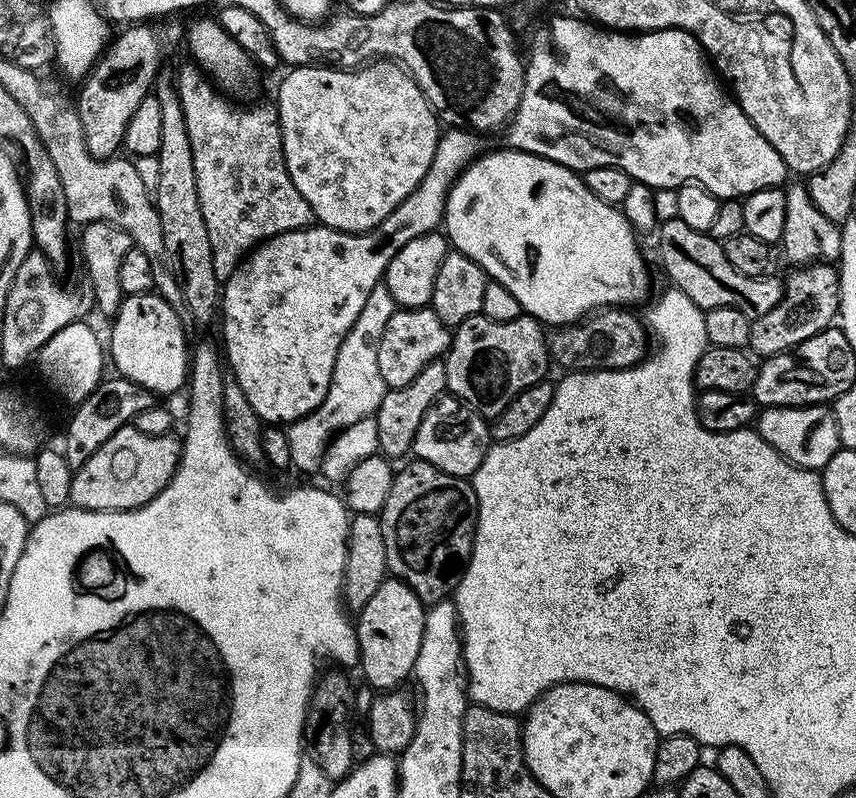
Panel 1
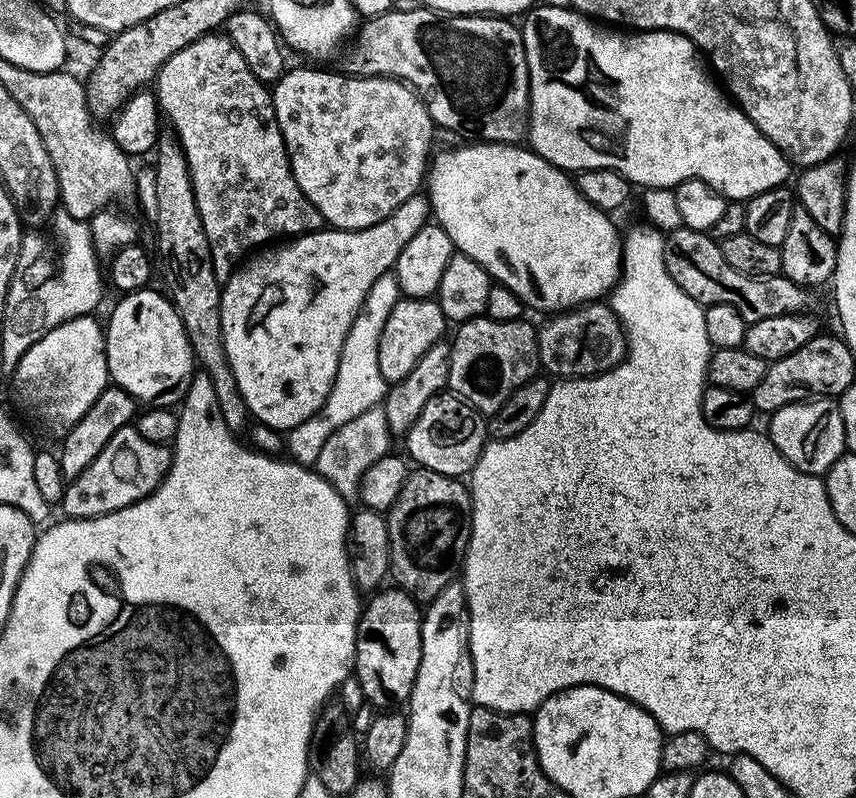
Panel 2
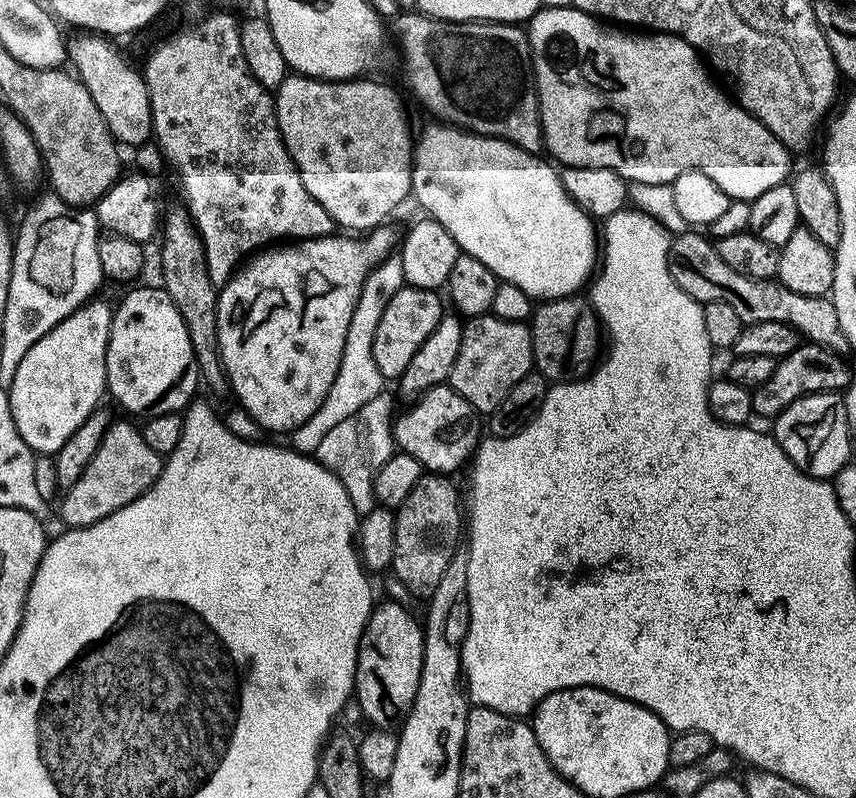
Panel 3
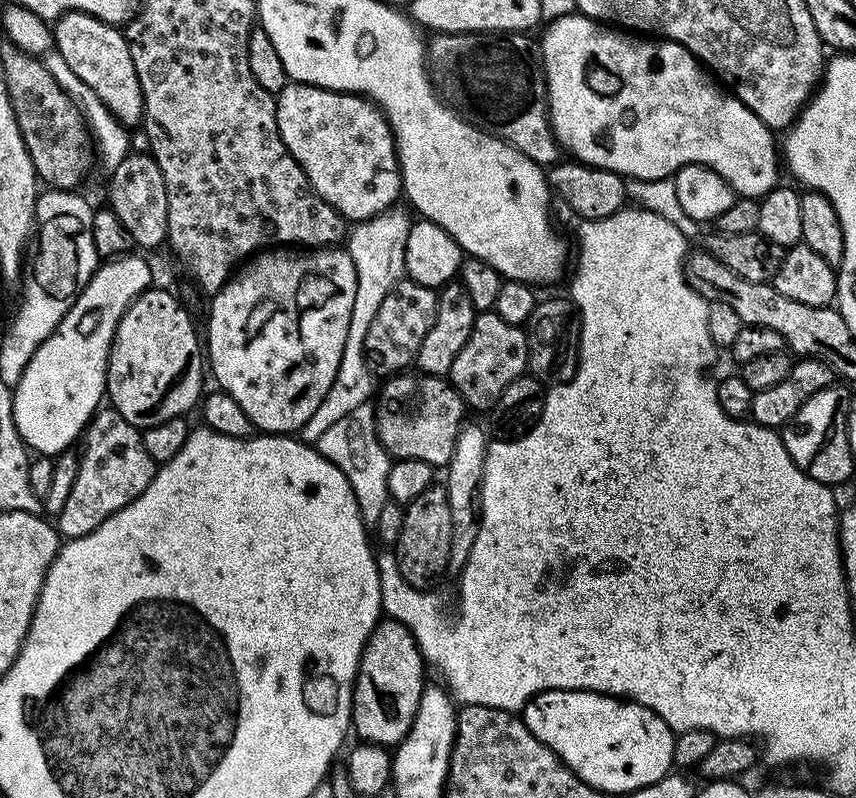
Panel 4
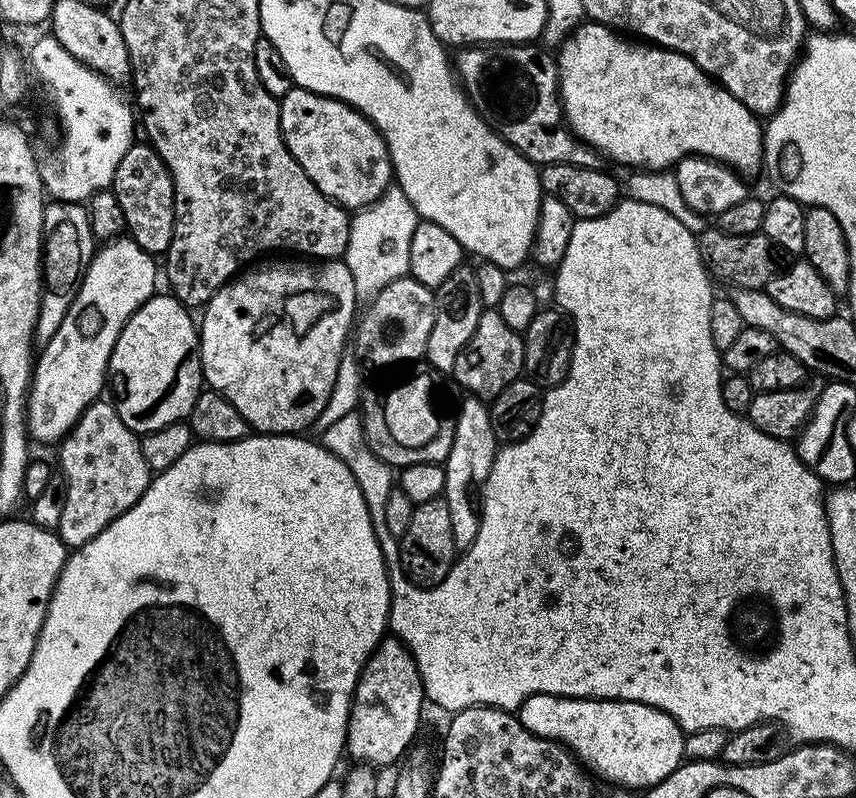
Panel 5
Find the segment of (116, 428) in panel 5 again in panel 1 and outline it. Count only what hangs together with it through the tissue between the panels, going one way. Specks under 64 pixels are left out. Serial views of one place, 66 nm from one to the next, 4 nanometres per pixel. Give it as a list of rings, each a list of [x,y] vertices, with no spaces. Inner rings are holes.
[[[125,426],[116,431],[86,463],[75,469],[70,501],[86,512],[126,512],[149,504],[172,480],[180,465],[182,444],[175,435],[151,436]]]

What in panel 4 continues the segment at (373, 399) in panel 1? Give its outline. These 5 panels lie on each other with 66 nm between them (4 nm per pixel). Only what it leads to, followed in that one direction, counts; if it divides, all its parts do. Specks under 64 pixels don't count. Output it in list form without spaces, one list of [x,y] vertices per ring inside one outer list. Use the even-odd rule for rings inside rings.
[[[389,210],[369,220],[361,220],[353,227],[356,228],[353,232],[351,229],[347,233],[346,251],[354,262],[358,290],[354,290],[354,306],[350,309],[350,330],[346,330],[346,346],[342,350],[342,362],[338,366],[334,386],[330,386],[326,398],[322,398],[318,410],[314,410],[313,416],[310,417],[310,422],[306,422],[306,426],[302,426],[298,433],[299,439],[305,444],[315,445],[334,422],[341,421],[352,410],[373,399],[374,372],[367,356],[364,355],[366,330],[370,330],[370,322],[374,322],[386,294],[390,294],[390,290],[394,290],[394,286],[406,276],[404,263],[410,219],[408,220],[406,213],[396,211]]]

